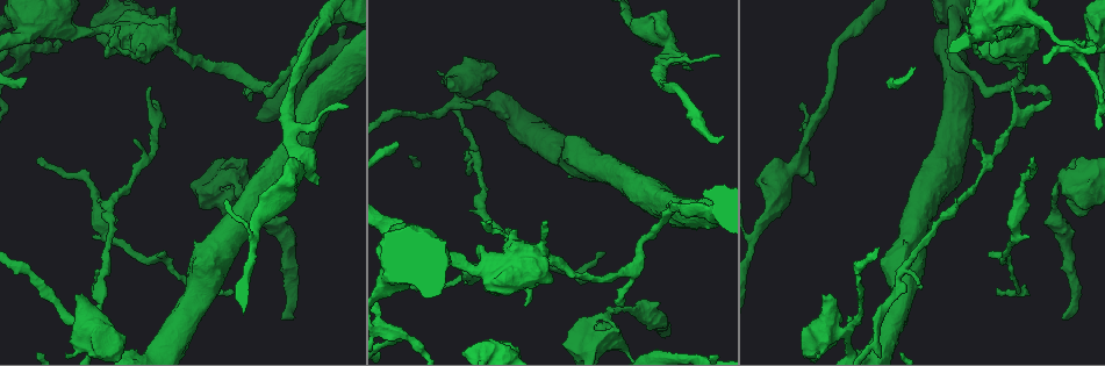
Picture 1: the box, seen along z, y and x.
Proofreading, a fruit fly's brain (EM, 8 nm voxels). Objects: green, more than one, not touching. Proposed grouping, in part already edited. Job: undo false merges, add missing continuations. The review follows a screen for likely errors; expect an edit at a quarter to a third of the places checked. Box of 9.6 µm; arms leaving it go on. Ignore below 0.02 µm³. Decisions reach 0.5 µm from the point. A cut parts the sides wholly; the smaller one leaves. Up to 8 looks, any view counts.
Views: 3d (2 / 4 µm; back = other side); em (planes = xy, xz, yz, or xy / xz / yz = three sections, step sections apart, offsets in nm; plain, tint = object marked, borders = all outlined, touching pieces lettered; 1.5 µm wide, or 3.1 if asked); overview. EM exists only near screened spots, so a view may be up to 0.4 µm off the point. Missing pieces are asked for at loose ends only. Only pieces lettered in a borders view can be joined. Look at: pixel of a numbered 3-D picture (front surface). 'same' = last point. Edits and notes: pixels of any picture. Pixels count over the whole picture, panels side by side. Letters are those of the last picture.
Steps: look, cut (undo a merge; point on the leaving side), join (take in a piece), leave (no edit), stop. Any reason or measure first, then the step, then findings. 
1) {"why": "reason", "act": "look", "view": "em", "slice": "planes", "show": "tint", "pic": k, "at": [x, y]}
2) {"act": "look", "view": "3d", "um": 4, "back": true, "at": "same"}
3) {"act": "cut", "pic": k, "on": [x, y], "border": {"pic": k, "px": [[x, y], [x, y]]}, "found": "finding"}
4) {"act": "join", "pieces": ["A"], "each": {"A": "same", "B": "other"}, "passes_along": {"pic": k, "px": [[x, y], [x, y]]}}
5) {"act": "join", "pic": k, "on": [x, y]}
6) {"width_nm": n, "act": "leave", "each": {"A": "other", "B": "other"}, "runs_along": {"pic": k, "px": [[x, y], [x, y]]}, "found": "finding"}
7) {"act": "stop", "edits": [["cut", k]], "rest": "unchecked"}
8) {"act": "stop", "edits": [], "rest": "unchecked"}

{"why": "sharp bend", "act": "look", "view": "3d", "um": 4, "pic": 1, "at": [288, 134]}

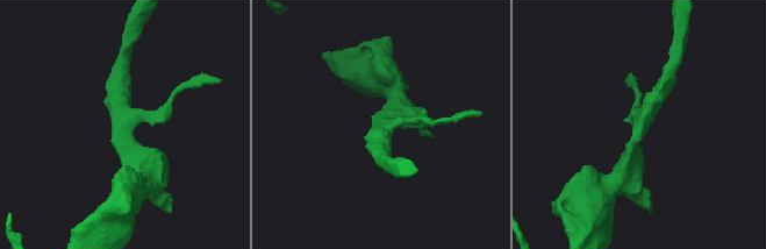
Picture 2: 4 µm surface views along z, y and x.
{"why": "shape alone is not enough", "act": "look", "view": "em", "slice": "yz", "step": 4, "show": "borders", "pic": 2, "at": [380, 125]}

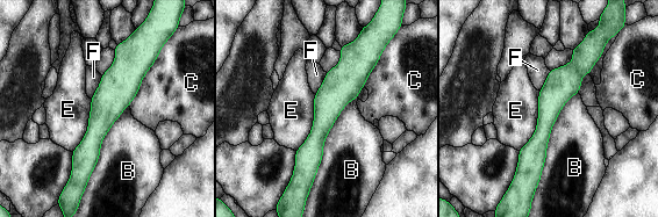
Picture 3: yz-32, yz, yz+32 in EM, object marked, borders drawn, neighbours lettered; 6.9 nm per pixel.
{"act": "leave", "each": {"B": "other", "C": "other", "E": "other", "F": "other"}, "runs_along": {"pic": 3, "px": [[129, 46], [129, 69], [78, 174]]}, "found": "continuous, no second neuron"}

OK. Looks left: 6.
{"why": "an open end", "act": "look", "view": "em", "slice": "planes", "show": "borders", "pic": 1, "at": [118, 26]}

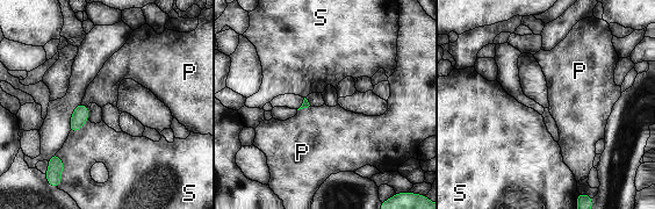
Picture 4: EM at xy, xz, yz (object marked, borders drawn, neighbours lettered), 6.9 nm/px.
{"act": "leave", "each": {"P": "other", "S": "other"}, "border": {"pic": 4, "px": [[81, 102], [87, 106]]}, "found": "none of them fits"}

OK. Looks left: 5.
{"why": "tapers out", "act": "look", "view": "3d", "um": 2, "pic": 1, "at": [40, 159]}

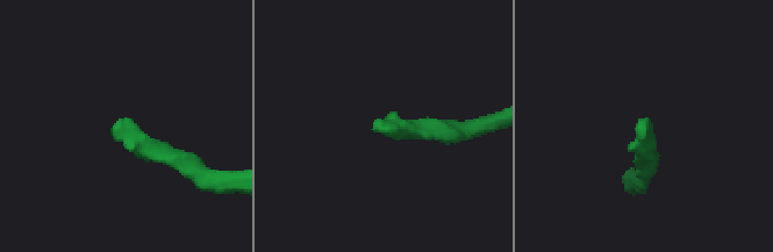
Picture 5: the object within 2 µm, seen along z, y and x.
{"act": "look", "view": "em", "slice": "planes", "show": "borders", "pic": 5, "at": [650, 118]}

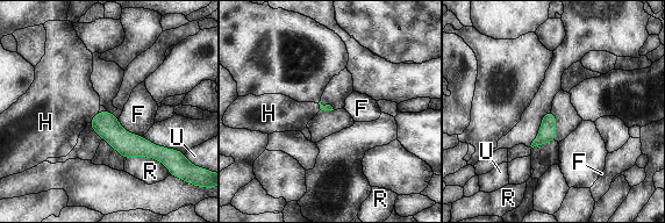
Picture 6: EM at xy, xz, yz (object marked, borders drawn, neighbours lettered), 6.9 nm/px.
{"longest_contact_nm": ["R", 280], "act": "join", "pieces": ["H"], "each": {"F": "other", "H": "same", "R": "other", "U": "other"}, "found": "the neuron continues"}

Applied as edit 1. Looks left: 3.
{"act": "stop", "edits": [["join", 6]], "rest": "unchecked"}

